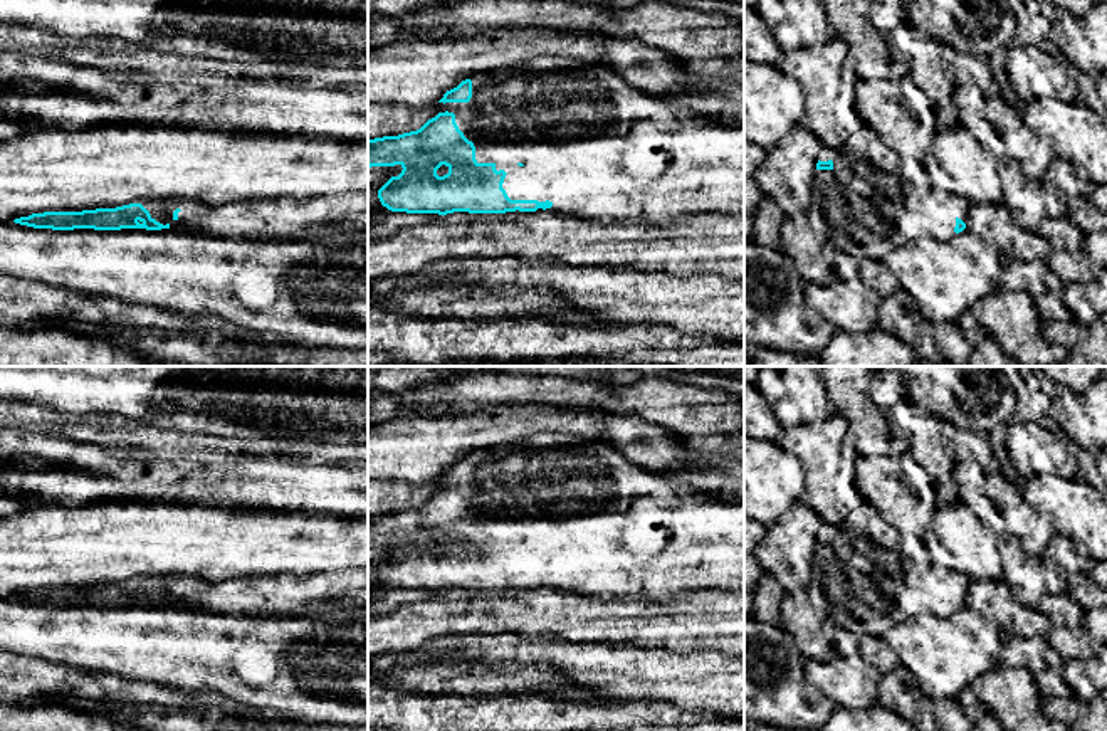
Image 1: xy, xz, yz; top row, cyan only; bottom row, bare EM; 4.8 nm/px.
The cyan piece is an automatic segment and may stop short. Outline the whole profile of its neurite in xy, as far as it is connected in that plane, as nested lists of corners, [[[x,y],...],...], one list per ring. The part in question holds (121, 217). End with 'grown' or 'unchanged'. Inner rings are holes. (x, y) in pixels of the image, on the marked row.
[[[349,192],[341,195],[321,195],[304,200],[272,198],[233,202],[218,207],[193,200],[163,200],[139,202],[116,208],[96,208],[82,212],[44,212],[32,213],[13,220],[15,224],[34,229],[52,230],[121,230],[121,229],[146,229],[146,230],[186,230],[202,234],[212,239],[245,240],[245,242],[286,242],[314,237],[333,237],[338,234],[368,232],[368,192]]] | grown

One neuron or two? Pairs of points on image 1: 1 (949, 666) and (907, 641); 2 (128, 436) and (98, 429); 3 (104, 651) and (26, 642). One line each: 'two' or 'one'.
1: one
2: one
3: one

